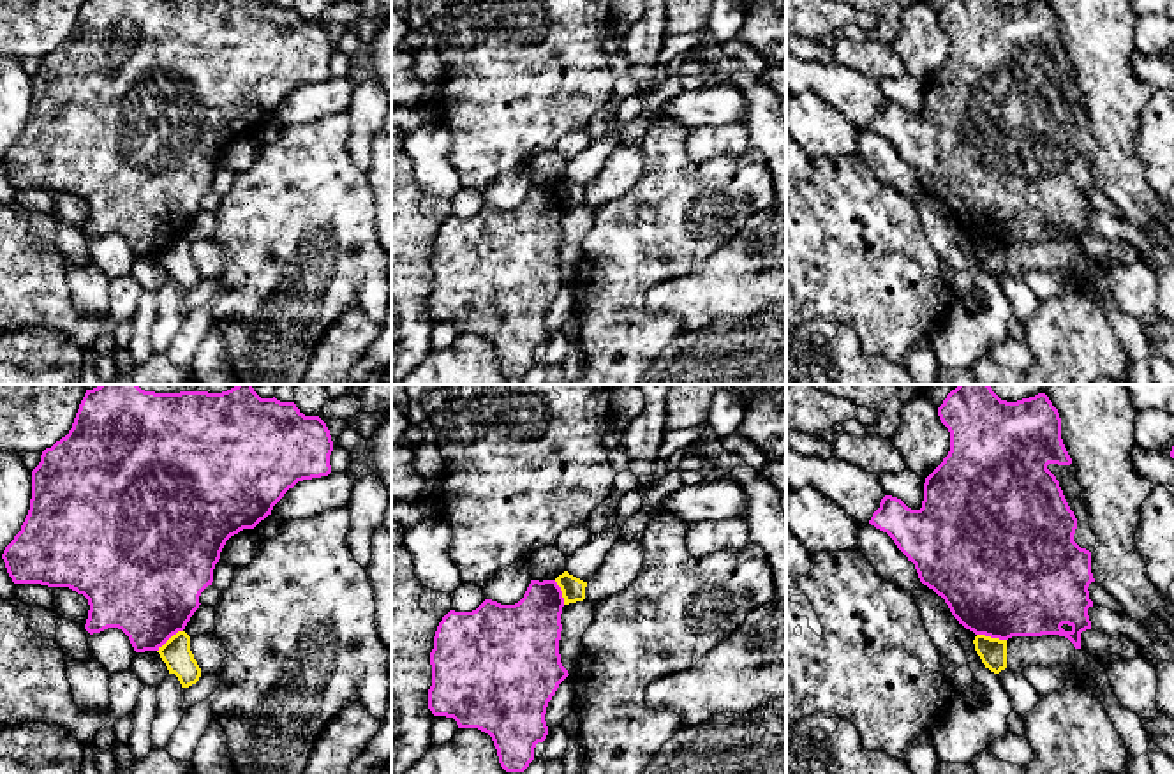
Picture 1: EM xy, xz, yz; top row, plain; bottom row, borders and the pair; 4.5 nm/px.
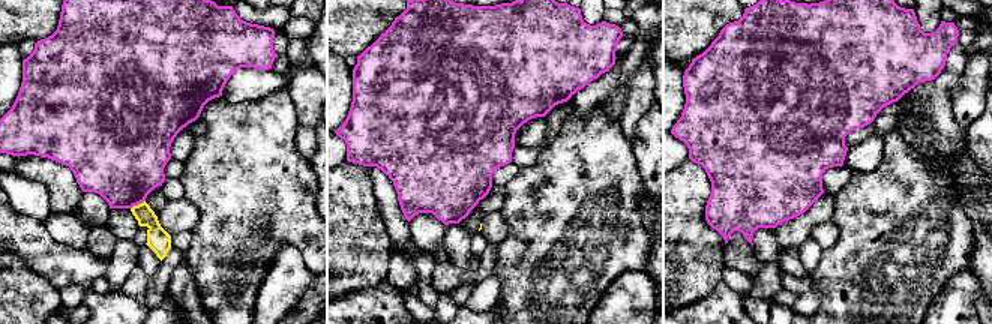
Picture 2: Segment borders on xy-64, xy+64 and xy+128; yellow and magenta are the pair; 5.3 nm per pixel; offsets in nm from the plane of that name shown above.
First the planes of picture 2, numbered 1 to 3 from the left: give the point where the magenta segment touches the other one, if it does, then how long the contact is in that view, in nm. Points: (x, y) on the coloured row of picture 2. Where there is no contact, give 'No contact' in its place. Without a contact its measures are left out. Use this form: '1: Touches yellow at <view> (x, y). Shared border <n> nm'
1: Touches yellow at xy-64 (138, 204). Shared border 90 nm
2: No contact
3: No contact

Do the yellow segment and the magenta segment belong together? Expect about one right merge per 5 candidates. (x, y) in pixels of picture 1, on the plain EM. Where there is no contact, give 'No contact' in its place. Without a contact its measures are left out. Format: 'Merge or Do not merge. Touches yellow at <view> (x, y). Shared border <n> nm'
Do not merge. Touches yellow at yz (989, 242). Shared border 140 nm

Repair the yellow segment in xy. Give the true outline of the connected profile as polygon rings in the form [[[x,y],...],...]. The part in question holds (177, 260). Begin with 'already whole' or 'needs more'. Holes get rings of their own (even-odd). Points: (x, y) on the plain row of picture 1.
already whole; [[[185,236],[173,240],[157,256],[166,268],[169,279],[175,279],[182,293],[196,289],[201,282],[201,273],[190,256],[190,242]]]

